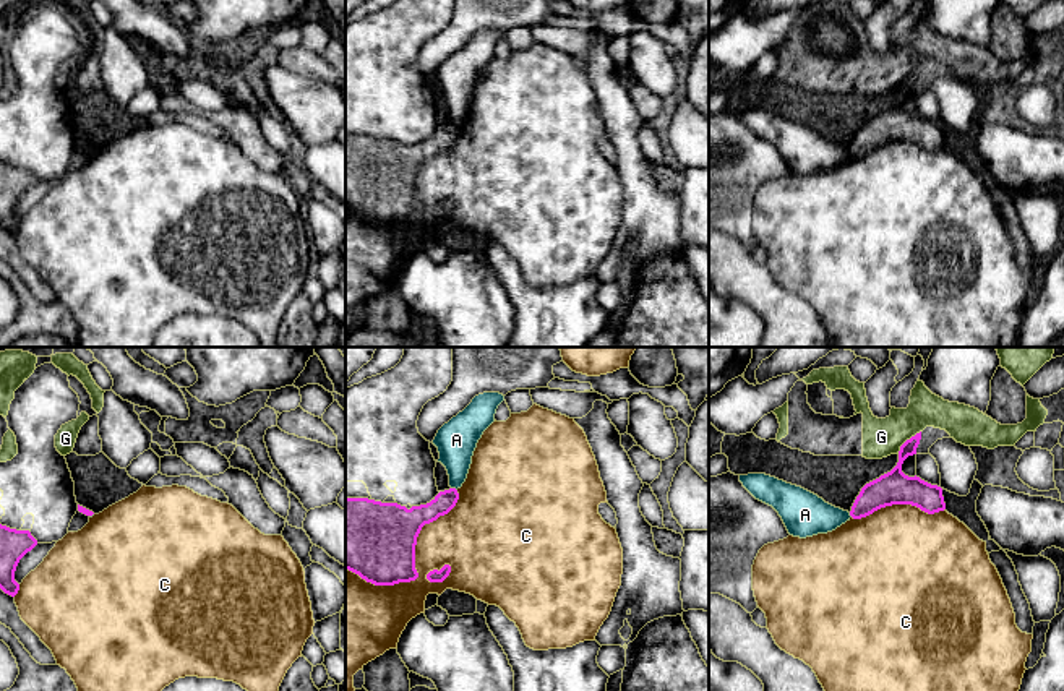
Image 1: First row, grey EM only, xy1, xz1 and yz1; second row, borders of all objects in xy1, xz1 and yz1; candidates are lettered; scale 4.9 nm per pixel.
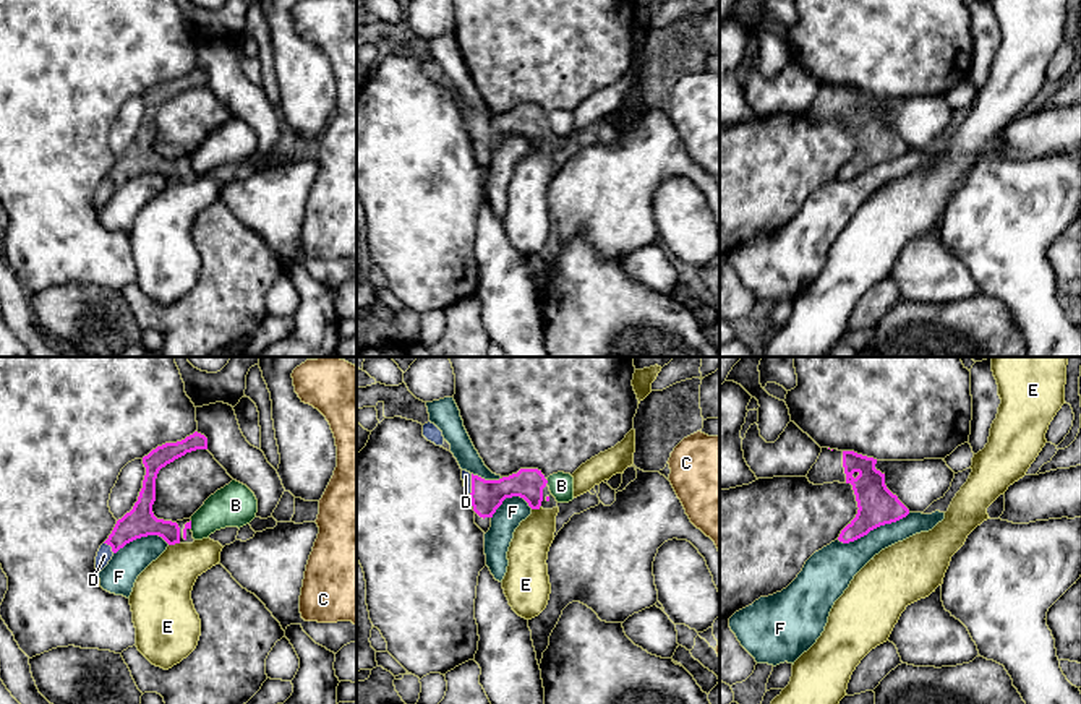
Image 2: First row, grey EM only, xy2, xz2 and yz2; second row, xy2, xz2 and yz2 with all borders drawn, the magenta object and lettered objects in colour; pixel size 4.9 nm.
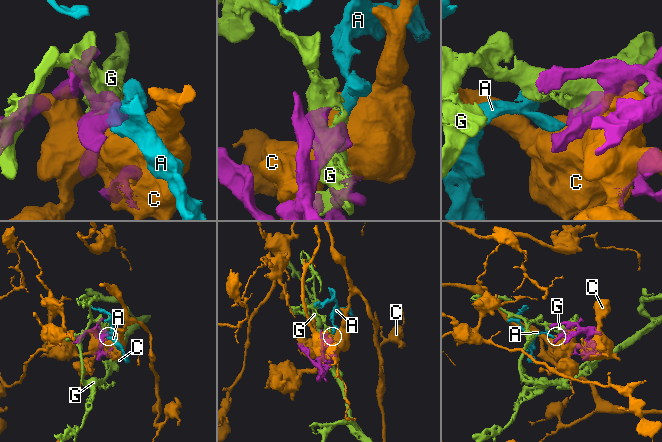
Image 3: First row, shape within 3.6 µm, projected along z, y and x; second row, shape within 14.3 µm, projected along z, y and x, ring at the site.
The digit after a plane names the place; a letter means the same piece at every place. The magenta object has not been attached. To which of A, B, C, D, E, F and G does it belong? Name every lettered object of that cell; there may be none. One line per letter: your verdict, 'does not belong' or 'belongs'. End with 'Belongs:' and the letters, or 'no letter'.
A: does not belong
B: does not belong
C: does not belong
D: belongs
E: does not belong
F: does not belong
G: does not belong
Belongs: D

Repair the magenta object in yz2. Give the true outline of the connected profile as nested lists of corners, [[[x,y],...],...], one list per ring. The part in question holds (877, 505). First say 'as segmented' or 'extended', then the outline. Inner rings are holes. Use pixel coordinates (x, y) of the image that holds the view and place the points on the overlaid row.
extended; [[[822,448],[817,462],[807,474],[814,485],[851,483],[856,501],[856,517],[841,530],[838,540],[854,542],[870,530],[896,522],[909,514],[909,509],[885,485],[885,474],[875,469],[877,459],[854,451]]]

